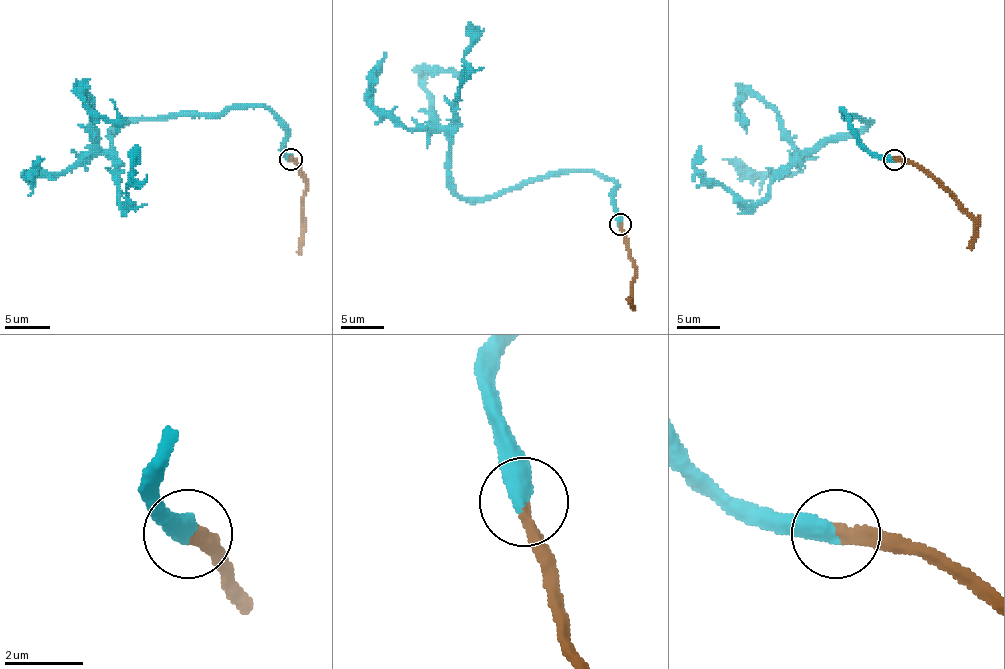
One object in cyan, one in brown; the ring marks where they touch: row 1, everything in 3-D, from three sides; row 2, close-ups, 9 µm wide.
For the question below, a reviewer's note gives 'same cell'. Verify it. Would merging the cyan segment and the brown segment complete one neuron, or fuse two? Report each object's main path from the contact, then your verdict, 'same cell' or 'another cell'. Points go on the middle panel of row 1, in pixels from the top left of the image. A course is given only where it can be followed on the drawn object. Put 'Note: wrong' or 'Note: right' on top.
Note: right
cyan via (620, 223), (615, 184), (594, 171), (555, 171), (462, 197), (449, 178), (449, 126), (468, 24), (475, 31) | brown via (620, 223), (635, 280), (630, 303), (628, 301) | same cell

